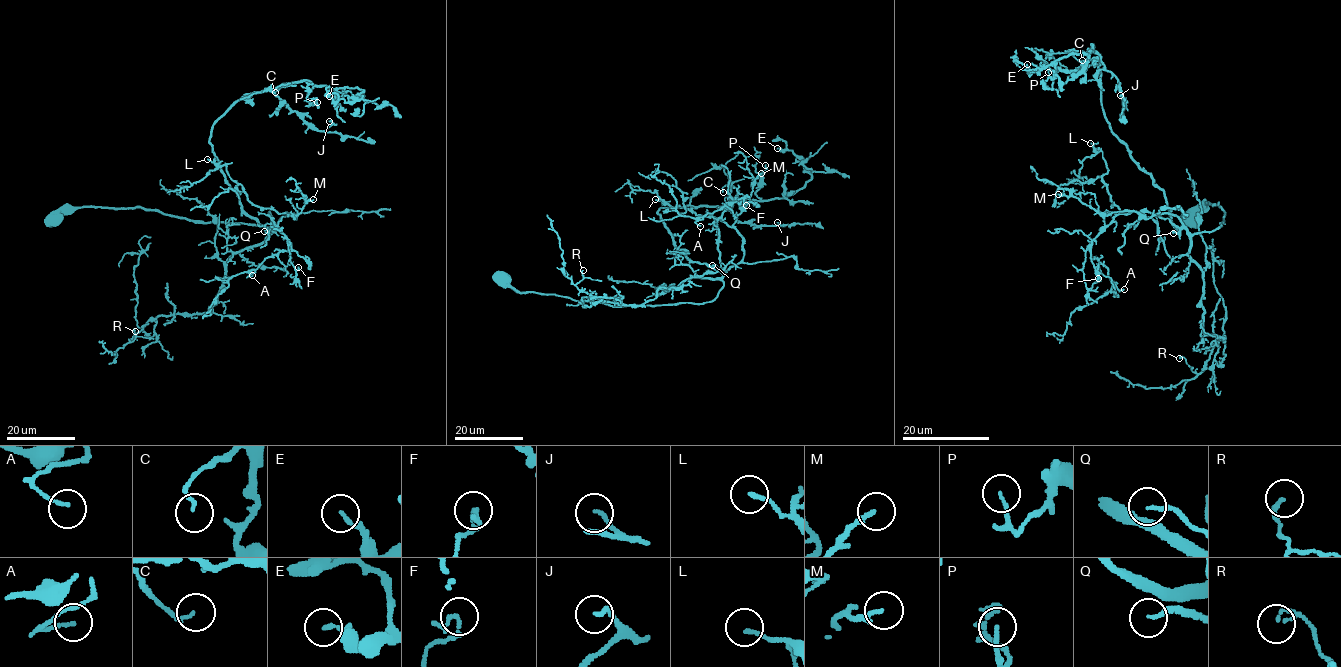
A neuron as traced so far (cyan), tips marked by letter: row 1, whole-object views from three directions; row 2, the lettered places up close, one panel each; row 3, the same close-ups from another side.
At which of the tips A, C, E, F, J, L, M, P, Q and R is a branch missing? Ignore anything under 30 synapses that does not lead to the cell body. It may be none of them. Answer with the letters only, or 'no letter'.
Q

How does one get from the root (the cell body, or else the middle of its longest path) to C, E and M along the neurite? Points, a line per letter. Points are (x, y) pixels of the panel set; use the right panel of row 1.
C: (1190, 220), (1207, 203), (1225, 211), (1212, 231), (1176, 226), (1107, 120), (1100, 57), (1071, 52), (1082, 60)
E: (1190, 220), (1207, 203), (1225, 211), (1212, 231), (1172, 221), (1107, 120), (1093, 46), (1037, 72), (1027, 64)
M: (1190, 220), (1195, 224), (1207, 203), (1225, 211), (1218, 227), (1191, 234), (1174, 214), (1100, 214), (1058, 194)

